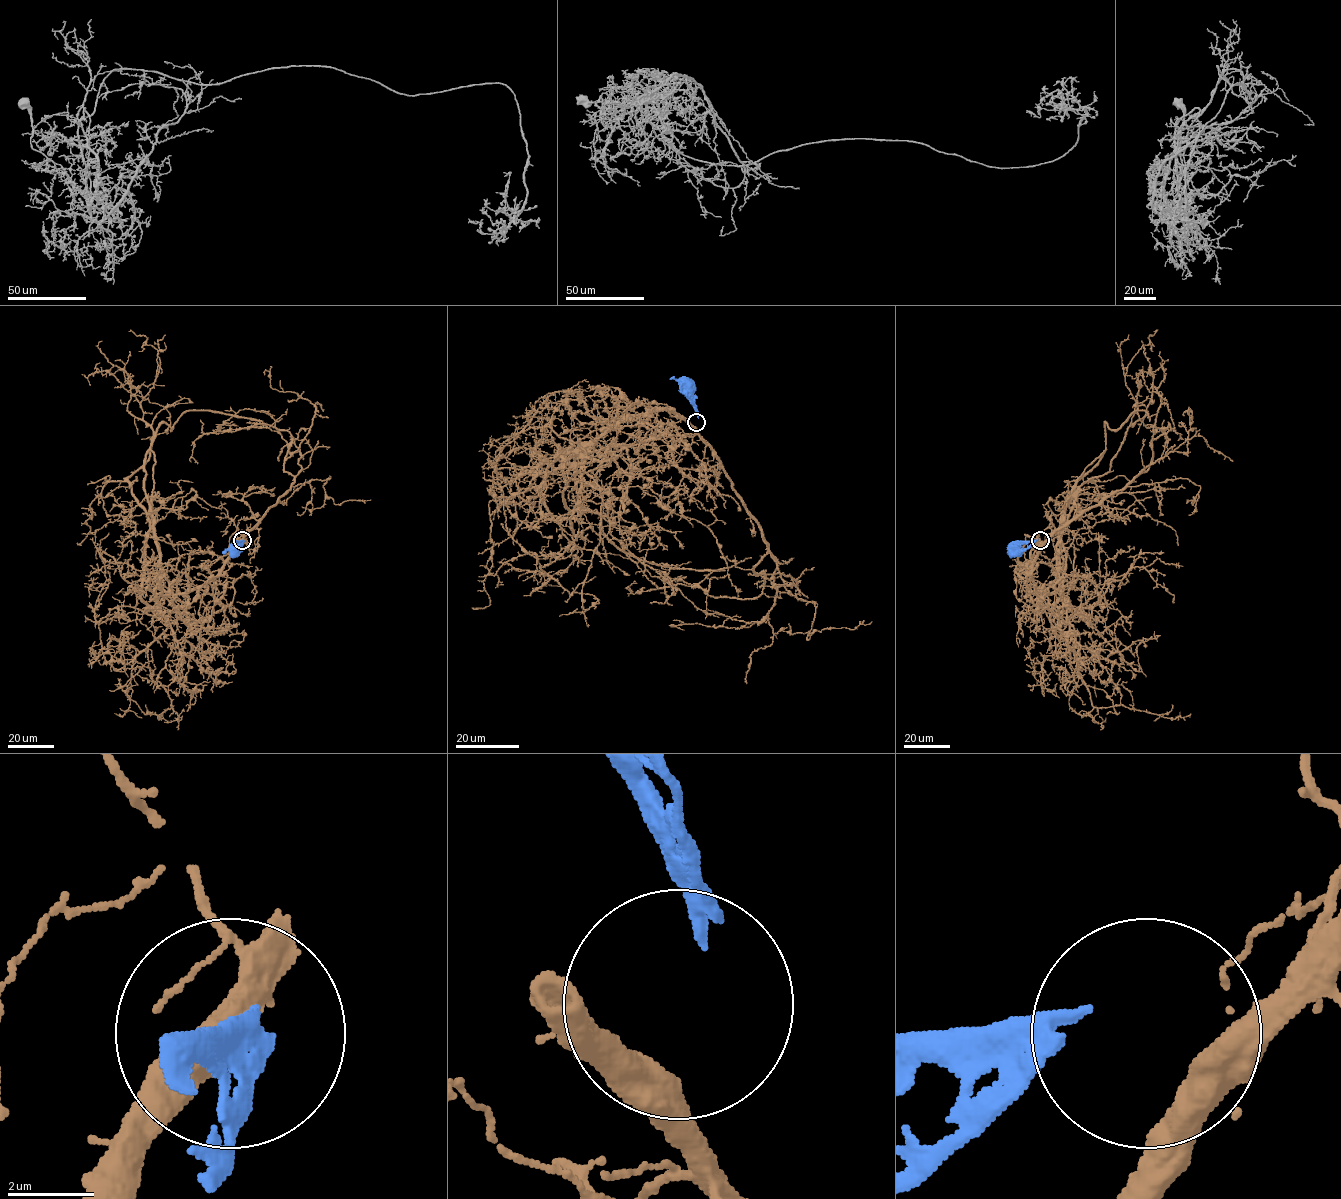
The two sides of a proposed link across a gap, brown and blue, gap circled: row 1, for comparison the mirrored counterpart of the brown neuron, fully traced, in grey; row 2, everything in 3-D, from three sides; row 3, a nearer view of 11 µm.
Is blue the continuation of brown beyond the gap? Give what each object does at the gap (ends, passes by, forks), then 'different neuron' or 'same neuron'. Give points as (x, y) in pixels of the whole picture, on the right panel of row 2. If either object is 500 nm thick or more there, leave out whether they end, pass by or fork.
different neuron

